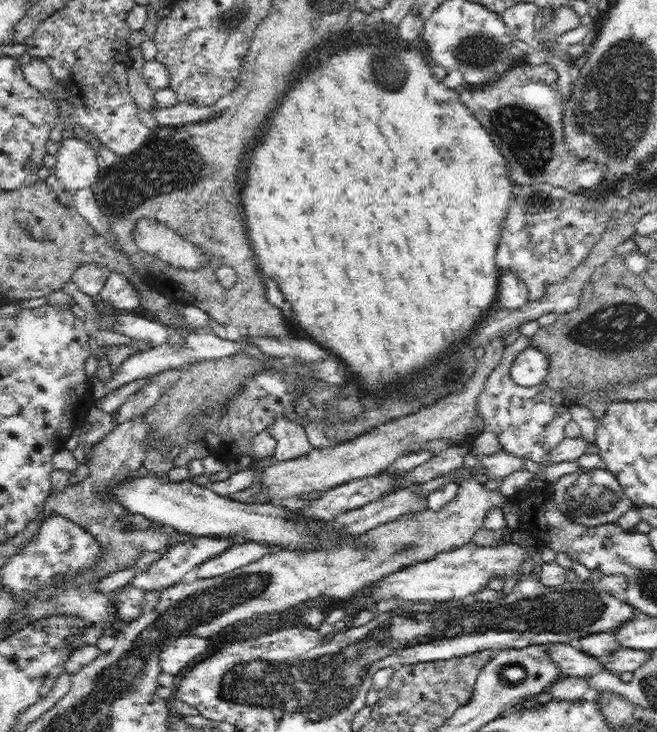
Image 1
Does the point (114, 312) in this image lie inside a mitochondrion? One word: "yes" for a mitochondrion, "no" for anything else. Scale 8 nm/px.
no

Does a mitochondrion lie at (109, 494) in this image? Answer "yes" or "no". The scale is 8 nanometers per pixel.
no

